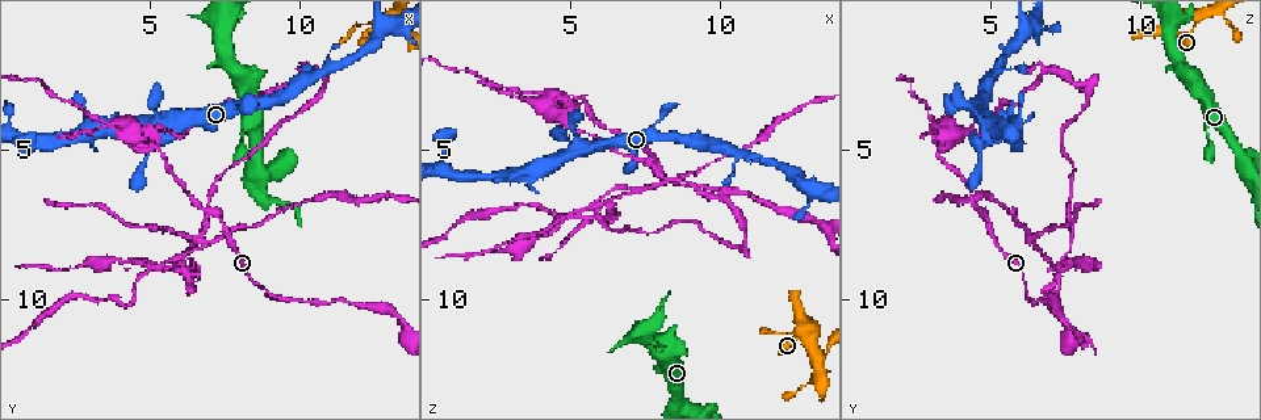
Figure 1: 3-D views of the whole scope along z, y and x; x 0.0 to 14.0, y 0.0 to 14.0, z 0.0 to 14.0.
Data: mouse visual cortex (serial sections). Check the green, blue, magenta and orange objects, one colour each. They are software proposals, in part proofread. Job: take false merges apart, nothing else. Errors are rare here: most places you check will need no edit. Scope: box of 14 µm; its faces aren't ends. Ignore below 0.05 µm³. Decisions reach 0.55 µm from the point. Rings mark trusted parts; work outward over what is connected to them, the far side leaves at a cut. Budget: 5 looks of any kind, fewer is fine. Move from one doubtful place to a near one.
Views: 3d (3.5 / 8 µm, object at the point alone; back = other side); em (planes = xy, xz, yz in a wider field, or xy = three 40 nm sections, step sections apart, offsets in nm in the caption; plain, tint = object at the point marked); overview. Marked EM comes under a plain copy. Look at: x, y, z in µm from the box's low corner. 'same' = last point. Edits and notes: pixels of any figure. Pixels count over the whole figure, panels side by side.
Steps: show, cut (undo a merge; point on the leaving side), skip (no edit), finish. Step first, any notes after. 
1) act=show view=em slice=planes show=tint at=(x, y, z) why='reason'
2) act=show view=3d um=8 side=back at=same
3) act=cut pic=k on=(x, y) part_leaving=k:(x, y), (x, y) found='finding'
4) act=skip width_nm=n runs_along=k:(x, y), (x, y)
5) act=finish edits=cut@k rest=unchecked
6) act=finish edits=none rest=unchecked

act=show view=3d um=3.5 at=(5.4, 5.1, 3.3)

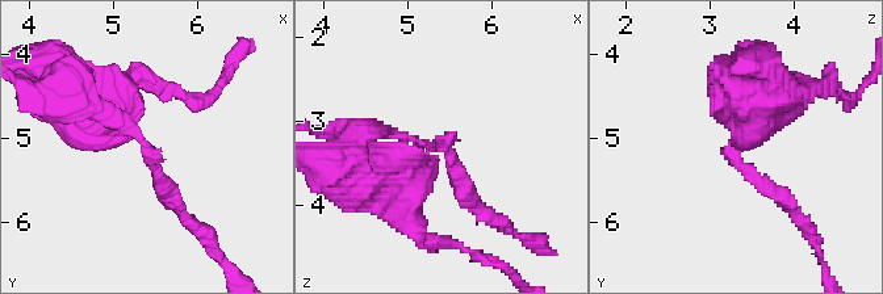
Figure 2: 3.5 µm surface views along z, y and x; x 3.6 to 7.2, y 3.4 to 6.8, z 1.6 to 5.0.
act=show view=em slice=xy step=3 show=tint at=(5.45, 5.25, 3.25)

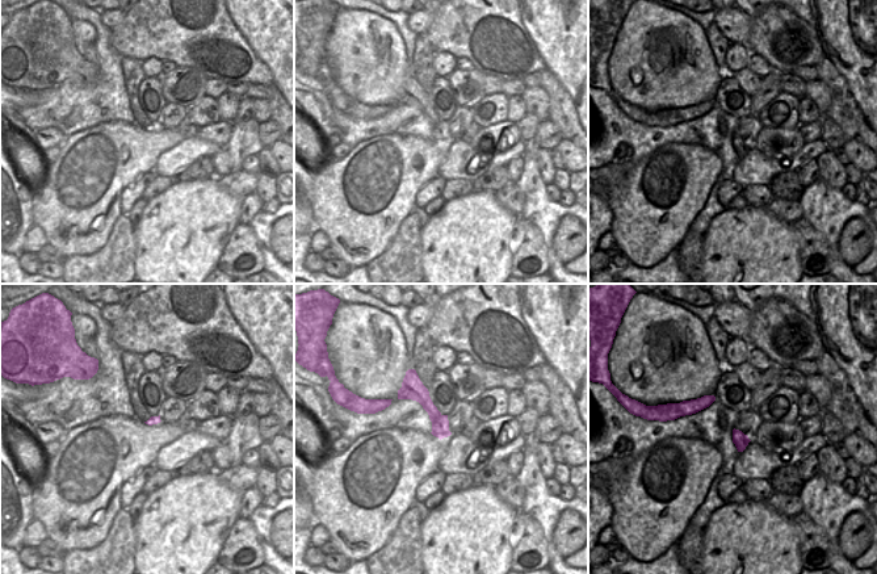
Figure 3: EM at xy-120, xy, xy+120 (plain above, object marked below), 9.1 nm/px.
act=cut pic=2 on=(739, 68) found='a second cell is stuck on'

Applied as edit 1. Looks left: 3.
act=show view=overview

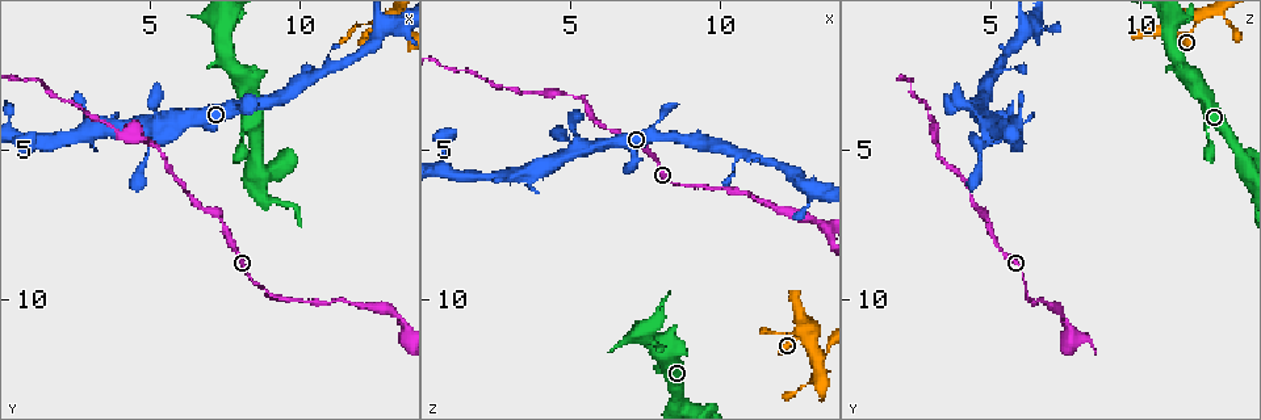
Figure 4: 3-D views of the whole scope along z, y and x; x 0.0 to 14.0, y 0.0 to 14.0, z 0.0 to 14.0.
act=show view=3d um=3.5 at=(3.6, 4.1, 3.2) why='a narrow waist'

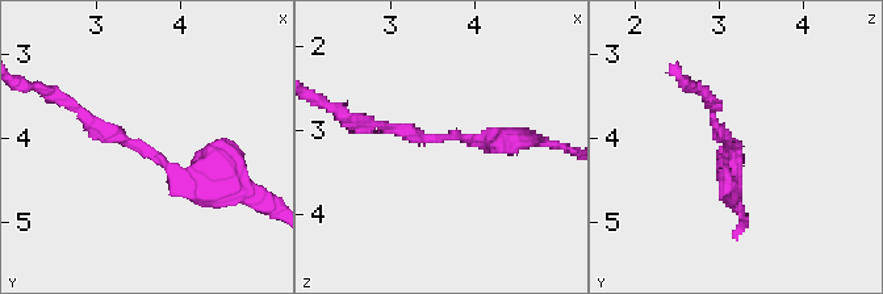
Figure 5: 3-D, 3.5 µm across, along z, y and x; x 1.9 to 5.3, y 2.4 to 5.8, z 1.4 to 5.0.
act=show view=em slice=xy step=3 show=tint at=(3.65, 4.10, 3.10) arm_widths_nm=150,300

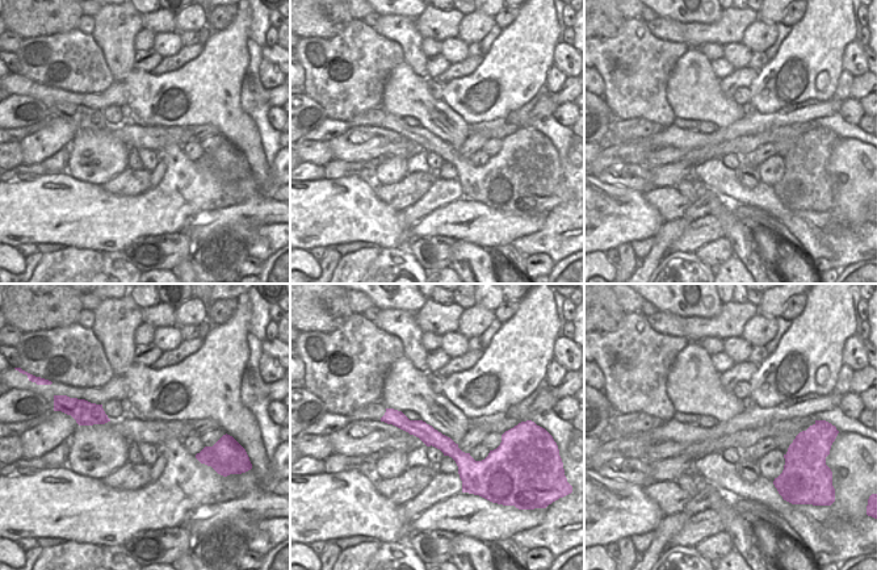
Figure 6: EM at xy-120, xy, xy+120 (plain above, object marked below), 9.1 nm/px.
act=skip runs_along=6:(389, 411), (450, 448), (466, 480) found='one cell here'

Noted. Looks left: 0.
act=finish edits=cut@2 rest=unchecked

